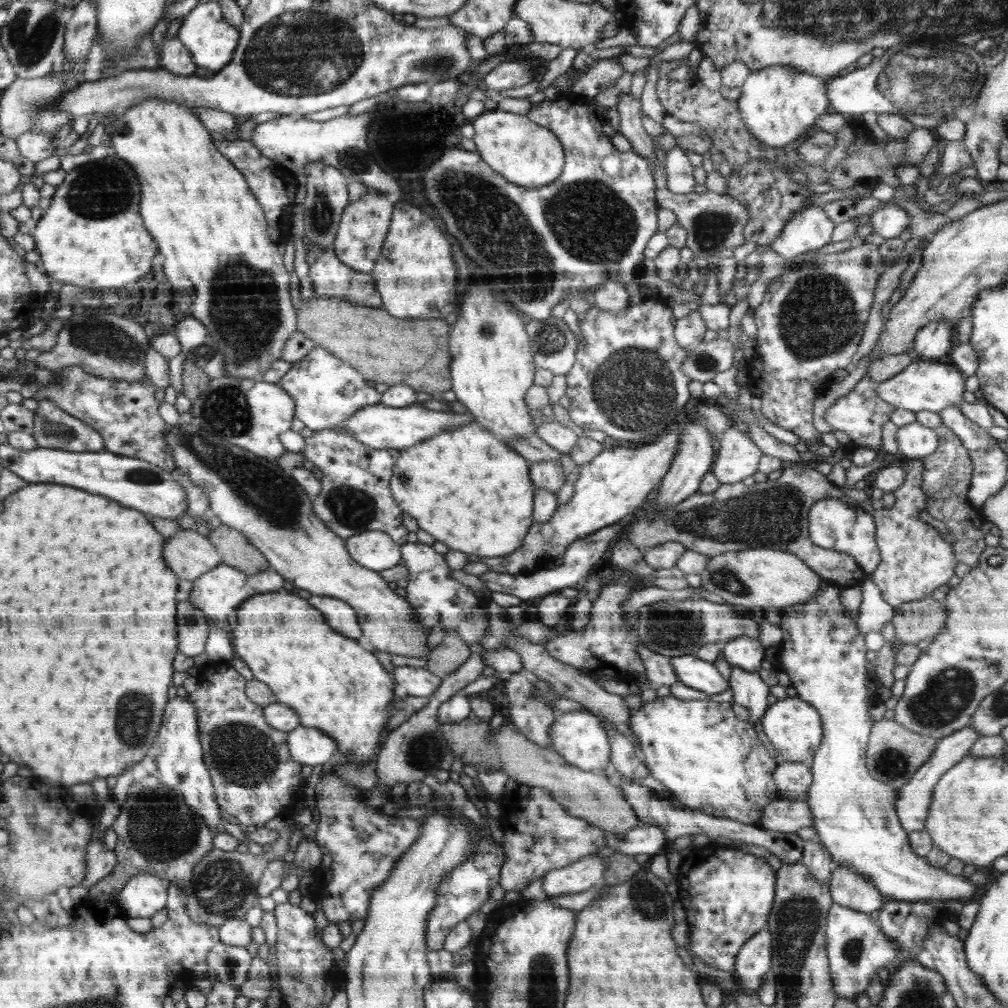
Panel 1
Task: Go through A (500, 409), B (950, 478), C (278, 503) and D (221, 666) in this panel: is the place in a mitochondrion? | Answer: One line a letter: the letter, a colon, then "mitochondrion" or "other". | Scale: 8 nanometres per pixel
A: other
B: mitochondrion
C: mitochondrion
D: other

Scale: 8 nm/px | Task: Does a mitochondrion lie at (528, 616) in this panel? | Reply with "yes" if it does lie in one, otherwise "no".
no

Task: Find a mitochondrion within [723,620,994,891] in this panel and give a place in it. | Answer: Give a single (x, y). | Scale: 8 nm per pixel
(945, 696)

